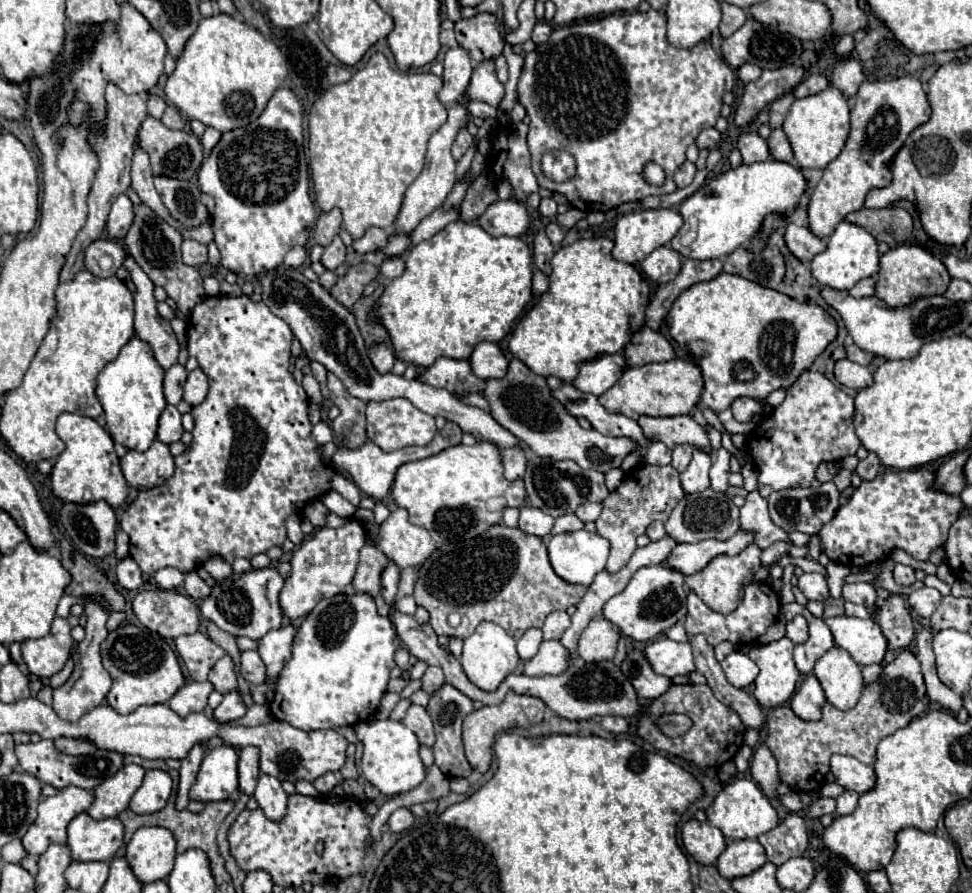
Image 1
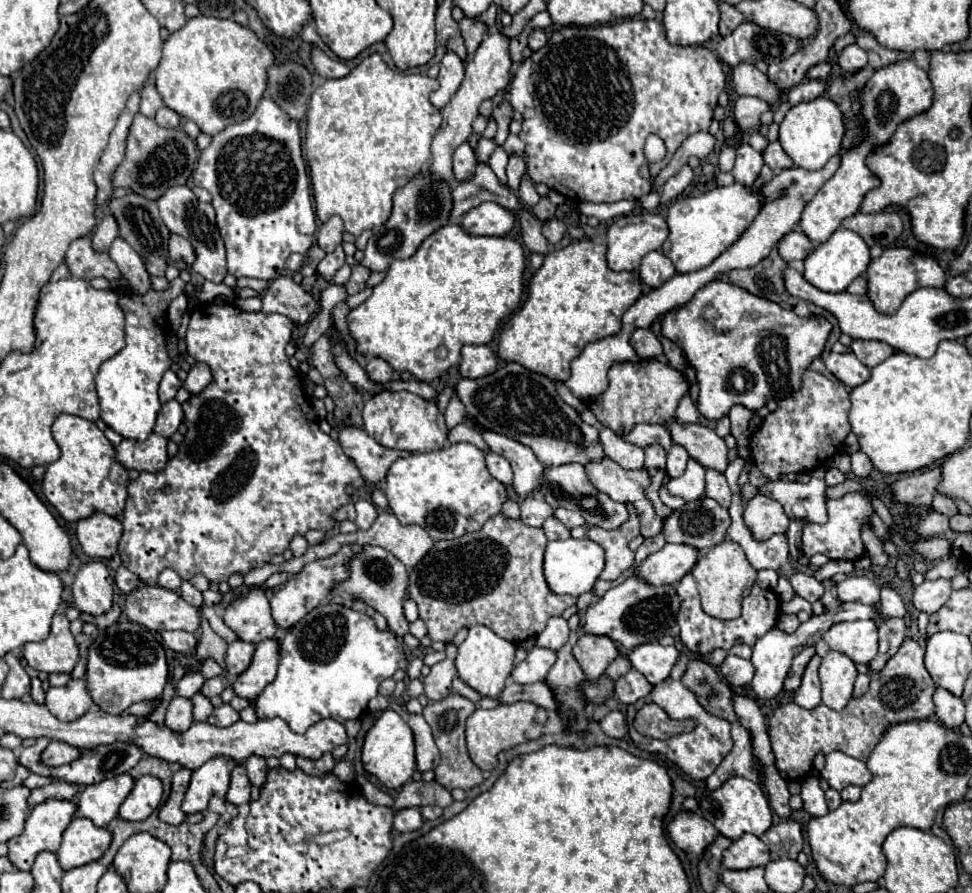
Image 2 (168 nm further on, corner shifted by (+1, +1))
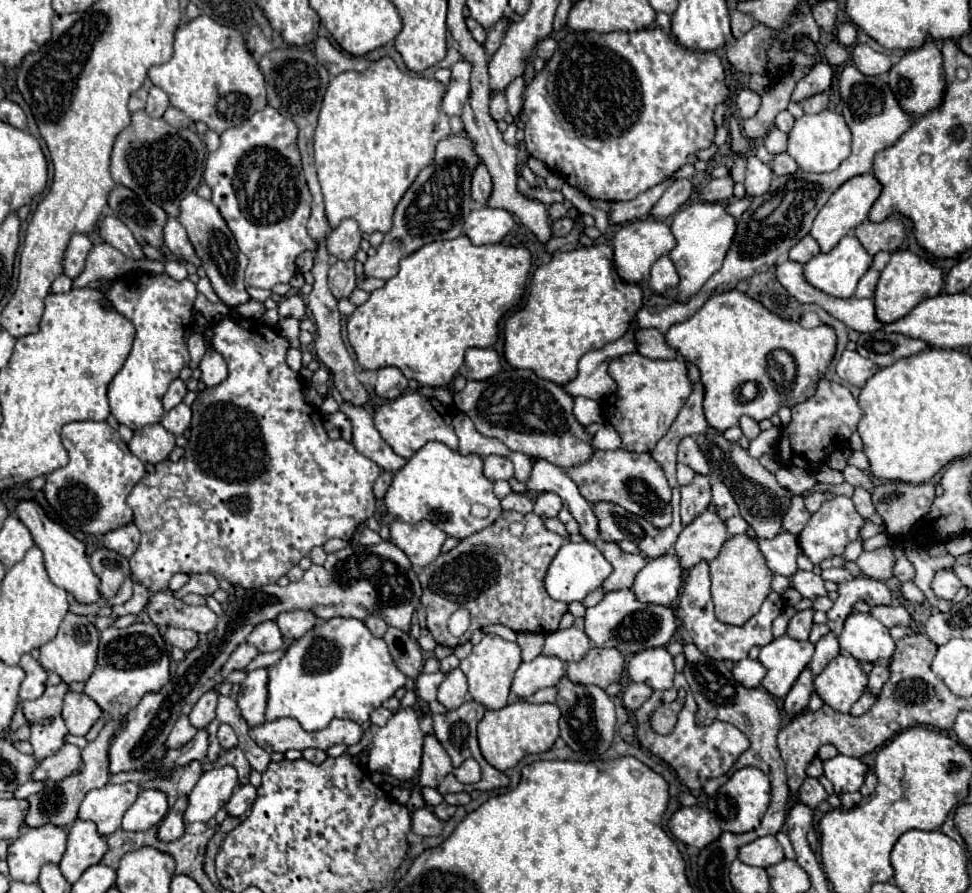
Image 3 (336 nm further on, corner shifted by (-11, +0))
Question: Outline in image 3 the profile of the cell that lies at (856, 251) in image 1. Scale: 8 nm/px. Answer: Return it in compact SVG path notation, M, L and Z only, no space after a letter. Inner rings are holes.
M845 236L829 254L819 254L803 266L805 280L817 290L835 296L835 298L851 298L855 294L855 286L859 278L869 270L871 256L861 248L861 242L855 236Z

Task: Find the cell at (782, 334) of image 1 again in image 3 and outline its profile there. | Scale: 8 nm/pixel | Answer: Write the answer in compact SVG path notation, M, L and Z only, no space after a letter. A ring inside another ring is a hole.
M729 290L711 296L691 318L673 324L665 334L665 340L673 350L677 350L677 354L681 354L693 366L697 366L705 392L705 418L707 424L717 432L725 432L727 428L737 426L741 416L751 416L753 420L761 422L777 414L781 404L791 408L809 400L815 394L817 382L827 372L827 366L831 364L835 354L835 330L831 326L821 324L813 330L805 330L799 322L779 318L777 314L769 312L763 304L757 304L757 300L749 298L739 290ZM745 382L757 384L757 396L749 402L741 402L741 386Z

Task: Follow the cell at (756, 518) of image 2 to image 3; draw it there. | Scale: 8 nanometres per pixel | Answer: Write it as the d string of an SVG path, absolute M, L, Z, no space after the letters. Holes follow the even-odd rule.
M793 496L789 512L785 512L785 516L783 516L783 530L787 530L787 532L797 536L801 532L801 528L809 522L809 516L811 514L807 512L807 508L803 504L803 498L801 496Z

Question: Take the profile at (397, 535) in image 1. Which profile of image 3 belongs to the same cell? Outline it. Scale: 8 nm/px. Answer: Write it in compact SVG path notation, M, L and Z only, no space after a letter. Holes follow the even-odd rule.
M395 520L391 524L391 542L399 546L417 568L429 566L439 556L445 538L447 534L427 520L417 524Z

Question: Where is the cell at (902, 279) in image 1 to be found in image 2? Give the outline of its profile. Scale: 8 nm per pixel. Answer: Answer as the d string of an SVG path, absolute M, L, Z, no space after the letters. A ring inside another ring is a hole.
M889 247L883 251L883 255L875 261L869 263L867 267L867 281L869 281L869 289L867 295L871 299L871 303L877 307L877 311L881 313L895 313L901 303L915 291L915 281L919 287L945 287L947 275L941 269L941 265L927 255L919 255L915 251L911 251L909 247Z

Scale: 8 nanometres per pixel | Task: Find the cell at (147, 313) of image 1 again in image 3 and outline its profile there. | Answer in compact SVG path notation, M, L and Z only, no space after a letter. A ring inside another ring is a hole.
M105 216L99 224L97 234L103 238L103 242L111 244L119 252L123 252L127 258L133 258L133 260L143 258L141 246L137 244L137 240L129 232L129 228L121 220L117 220L115 216Z

